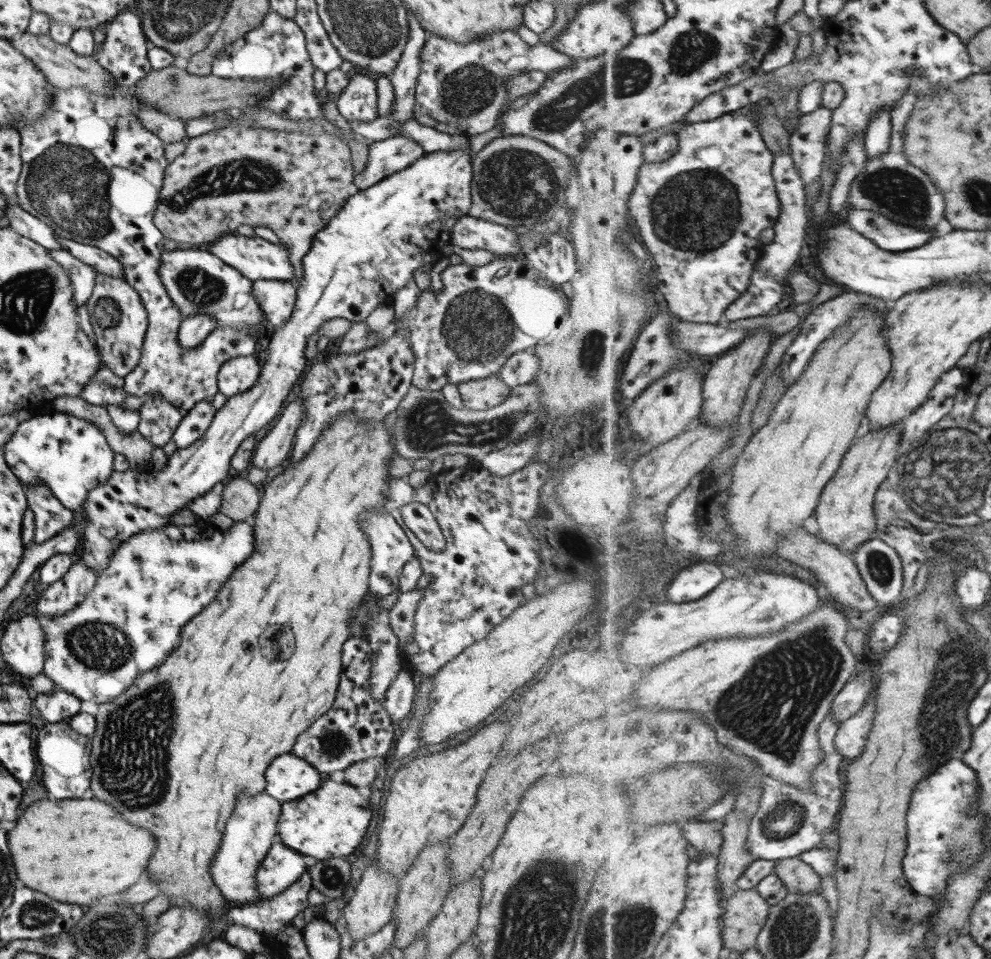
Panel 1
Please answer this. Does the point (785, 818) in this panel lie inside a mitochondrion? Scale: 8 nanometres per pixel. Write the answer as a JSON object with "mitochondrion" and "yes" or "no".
{"mitochondrion":"yes"}

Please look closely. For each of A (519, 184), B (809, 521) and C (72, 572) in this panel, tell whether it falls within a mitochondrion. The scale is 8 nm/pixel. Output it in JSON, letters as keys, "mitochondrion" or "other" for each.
{"A":"mitochondrion","B":"other","C":"other"}

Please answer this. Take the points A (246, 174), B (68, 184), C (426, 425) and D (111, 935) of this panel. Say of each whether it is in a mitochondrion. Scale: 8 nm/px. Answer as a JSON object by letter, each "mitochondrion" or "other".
{"A":"mitochondrion","B":"mitochondrion","C":"mitochondrion","D":"mitochondrion"}

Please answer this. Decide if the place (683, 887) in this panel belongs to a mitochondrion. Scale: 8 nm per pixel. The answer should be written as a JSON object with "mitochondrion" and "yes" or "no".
{"mitochondrion":"no"}

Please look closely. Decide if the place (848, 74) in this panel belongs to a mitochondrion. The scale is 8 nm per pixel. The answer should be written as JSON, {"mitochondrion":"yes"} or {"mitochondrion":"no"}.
{"mitochondrion":"no"}

